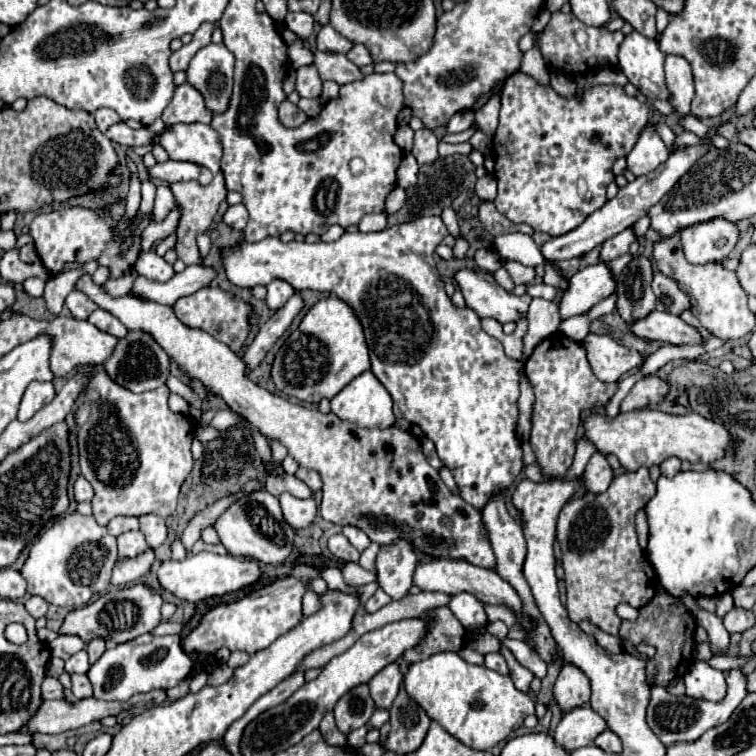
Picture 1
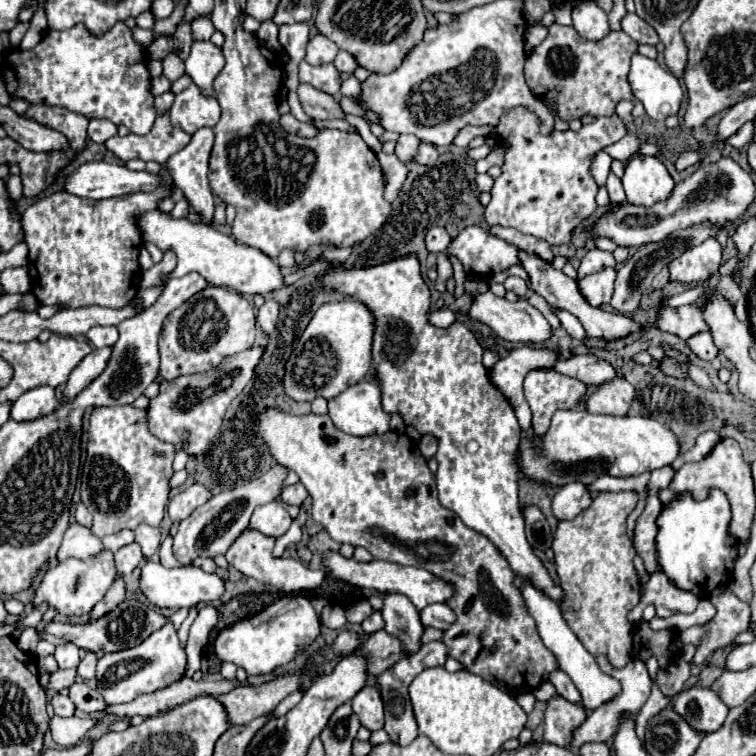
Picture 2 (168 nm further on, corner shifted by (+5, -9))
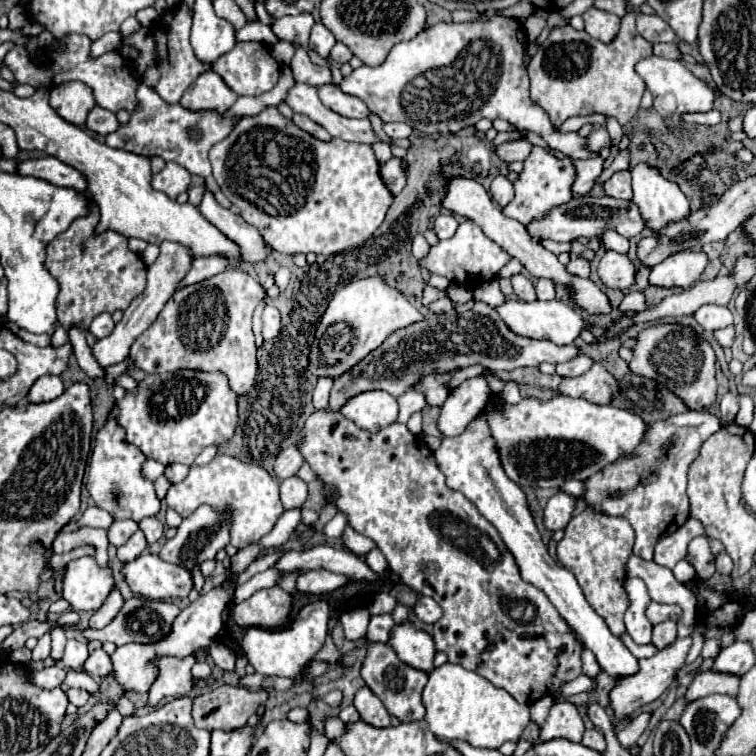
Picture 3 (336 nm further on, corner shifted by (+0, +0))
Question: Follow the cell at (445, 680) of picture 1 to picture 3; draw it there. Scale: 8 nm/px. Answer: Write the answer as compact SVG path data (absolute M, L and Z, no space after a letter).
M443 664L429 674L429 682L423 690L423 706L427 710L425 720L429 730L439 740L465 740L475 748L499 748L503 742L517 742L523 730L529 724L529 706L519 704L507 690L495 688L487 678L479 676L477 672L465 670L459 664Z

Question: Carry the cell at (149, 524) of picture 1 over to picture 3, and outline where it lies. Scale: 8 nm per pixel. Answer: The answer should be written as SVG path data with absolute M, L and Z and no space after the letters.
M145 518L139 522L139 528L143 530L149 544L157 542L161 538L161 522L157 518Z

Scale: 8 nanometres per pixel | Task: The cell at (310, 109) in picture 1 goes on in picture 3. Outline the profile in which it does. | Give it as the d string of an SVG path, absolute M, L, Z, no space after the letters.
M303 12L297 16L283 16L271 24L271 30L279 40L287 42L299 42L301 46L307 46L309 42L309 32L313 28L315 20L311 14Z

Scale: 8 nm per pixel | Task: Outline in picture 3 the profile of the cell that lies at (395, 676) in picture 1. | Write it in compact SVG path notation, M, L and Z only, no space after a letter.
M363 686L355 694L355 708L357 708L361 720L375 728L387 728L391 724L391 716L385 710L383 702L367 686Z

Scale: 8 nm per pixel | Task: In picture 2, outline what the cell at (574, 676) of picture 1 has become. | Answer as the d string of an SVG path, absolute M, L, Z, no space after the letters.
M556 695L548 701L544 715L544 739L548 743L566 747L572 731L584 721L586 711L578 703L566 701L562 695Z

